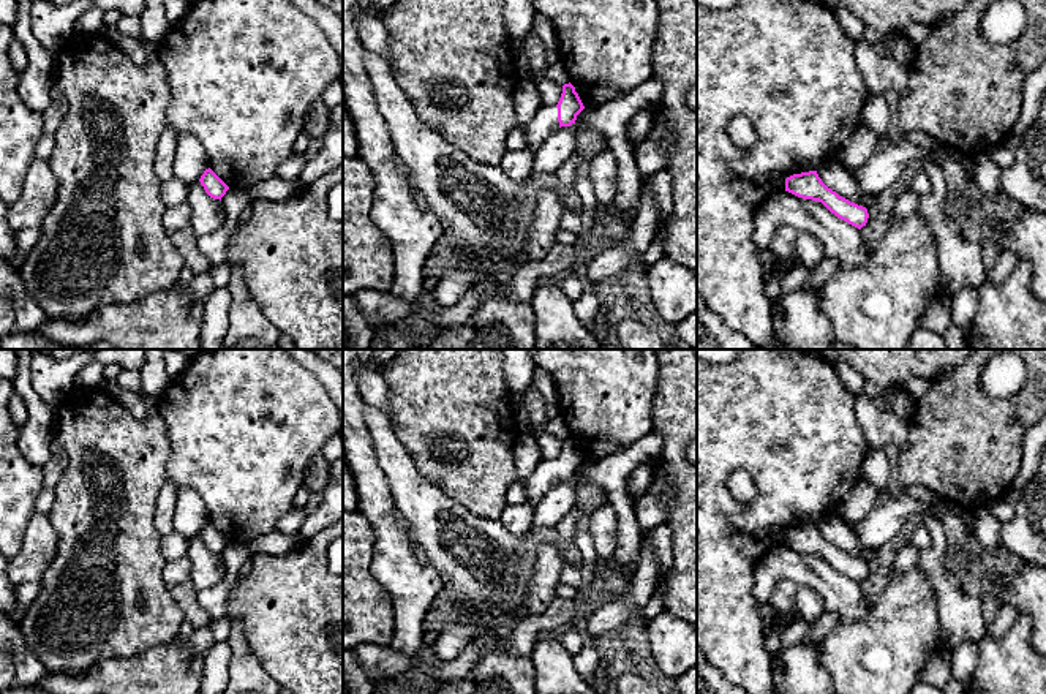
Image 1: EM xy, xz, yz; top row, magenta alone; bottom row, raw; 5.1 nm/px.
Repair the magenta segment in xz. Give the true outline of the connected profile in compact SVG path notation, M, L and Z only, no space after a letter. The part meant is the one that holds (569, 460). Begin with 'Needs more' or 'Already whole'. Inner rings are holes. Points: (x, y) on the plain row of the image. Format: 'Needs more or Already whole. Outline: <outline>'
Needs more. Outline: M570 436L564 438L556 460L542 460L532 474L521 479L528 490L528 501L537 507L551 487L575 477L583 463L575 441Z

